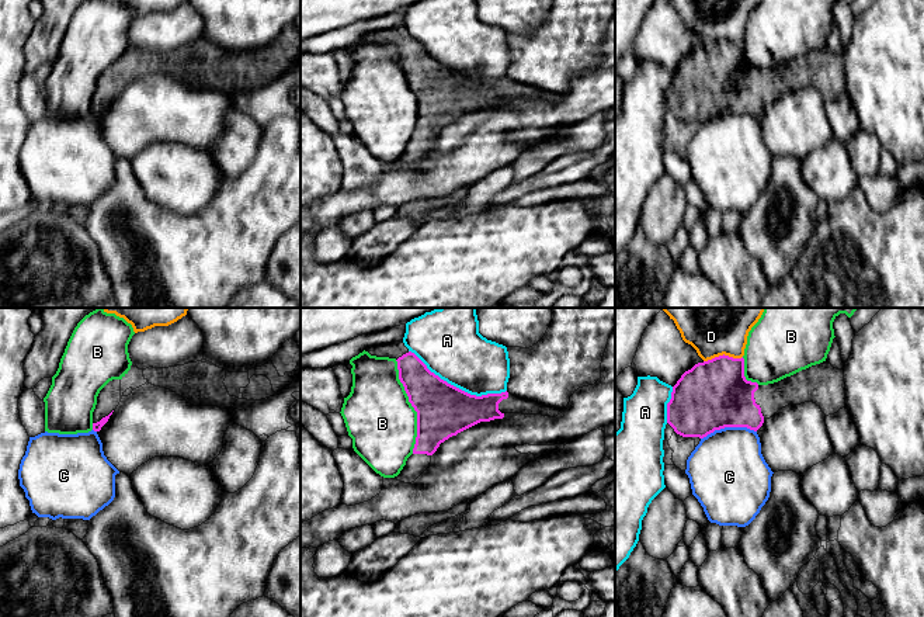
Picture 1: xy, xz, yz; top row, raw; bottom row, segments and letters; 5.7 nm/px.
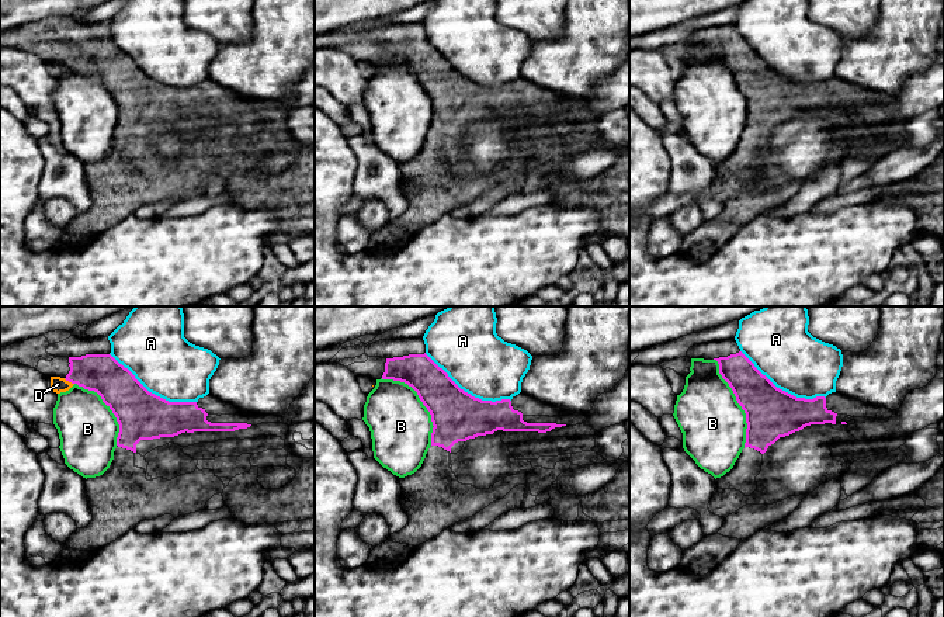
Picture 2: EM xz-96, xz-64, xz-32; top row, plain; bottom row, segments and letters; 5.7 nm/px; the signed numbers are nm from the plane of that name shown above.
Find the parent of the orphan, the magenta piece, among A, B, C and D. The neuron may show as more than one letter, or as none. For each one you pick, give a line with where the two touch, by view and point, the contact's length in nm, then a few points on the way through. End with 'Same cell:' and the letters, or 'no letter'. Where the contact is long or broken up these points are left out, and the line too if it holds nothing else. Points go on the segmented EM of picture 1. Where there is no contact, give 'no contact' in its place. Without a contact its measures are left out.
Same cell: no letter

